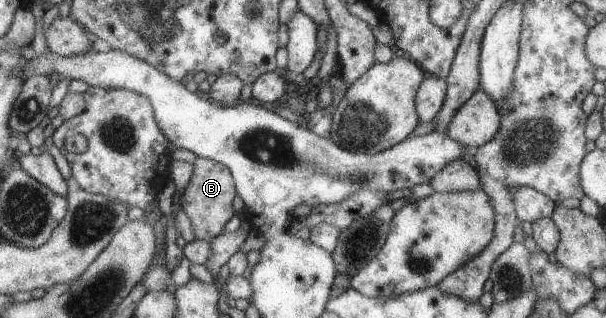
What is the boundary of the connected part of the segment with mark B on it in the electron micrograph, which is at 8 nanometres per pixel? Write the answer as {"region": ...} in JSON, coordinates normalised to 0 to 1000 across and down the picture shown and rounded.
{"region":[[[323,494],[318,509],[317,557],[300,613],[300,664],[307,673],[320,752],[347,758],[370,730],[370,701],[383,682],[383,626],[389,613],[383,547],[358,506]]]}

